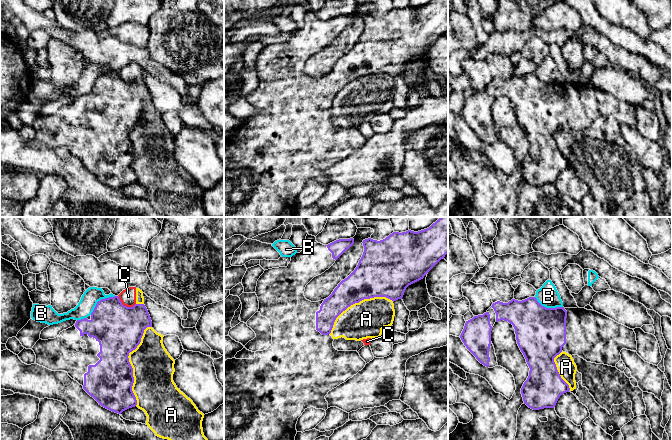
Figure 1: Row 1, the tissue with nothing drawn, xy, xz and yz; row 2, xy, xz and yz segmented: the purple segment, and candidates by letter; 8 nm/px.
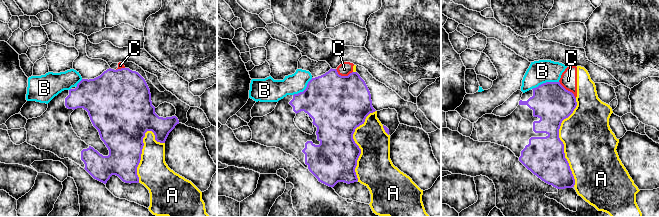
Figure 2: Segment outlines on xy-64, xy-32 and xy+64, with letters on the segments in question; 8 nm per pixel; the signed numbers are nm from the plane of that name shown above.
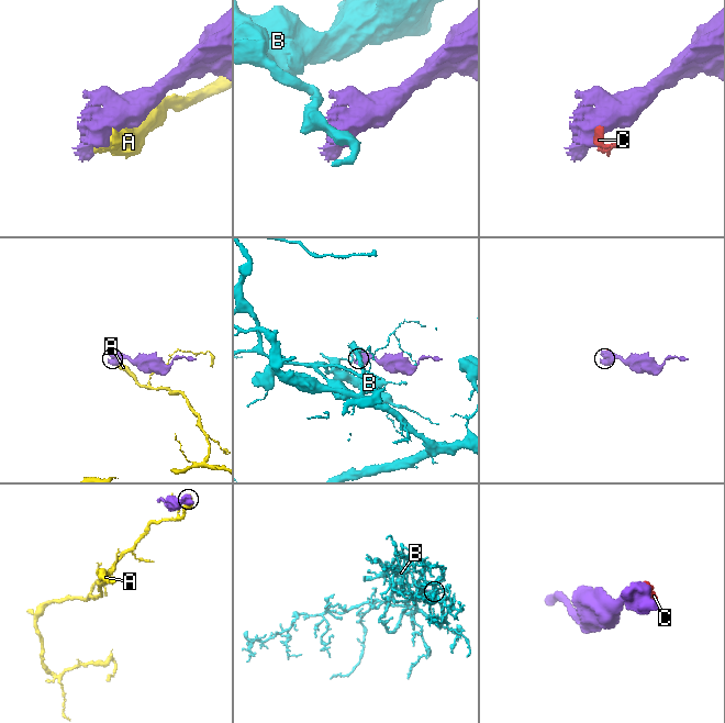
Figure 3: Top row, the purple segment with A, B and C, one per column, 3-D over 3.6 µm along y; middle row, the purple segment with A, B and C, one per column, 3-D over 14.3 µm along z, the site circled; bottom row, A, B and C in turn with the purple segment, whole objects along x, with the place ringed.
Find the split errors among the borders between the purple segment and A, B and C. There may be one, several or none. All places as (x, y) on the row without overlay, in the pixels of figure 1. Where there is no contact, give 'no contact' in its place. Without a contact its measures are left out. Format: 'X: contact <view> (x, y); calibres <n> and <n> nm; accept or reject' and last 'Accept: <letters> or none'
A: contact xy (130, 140); calibres 360 and 340 nm; reject
B: contact xy (100, 76); calibres 360 and 140 nm; reject
C: contact xy (125, 82); calibres 380 and 130 nm; reject
Accept: none

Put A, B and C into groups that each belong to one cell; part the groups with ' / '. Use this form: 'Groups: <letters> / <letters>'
Groups: A C / B

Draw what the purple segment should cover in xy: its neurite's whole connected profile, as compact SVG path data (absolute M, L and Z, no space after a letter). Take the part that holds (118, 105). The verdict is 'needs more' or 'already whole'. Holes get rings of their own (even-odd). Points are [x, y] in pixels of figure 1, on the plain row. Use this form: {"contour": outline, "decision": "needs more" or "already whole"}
{"contour": "M119 72L101 75L90 92L77 96L56 114L39 115L32 124L35 138L52 147L67 148L99 181L121 190L137 181L132 167L133 144L128 132L140 120L147 103L152 103L152 97L144 80L127 83Z", "decision": "needs more"}

